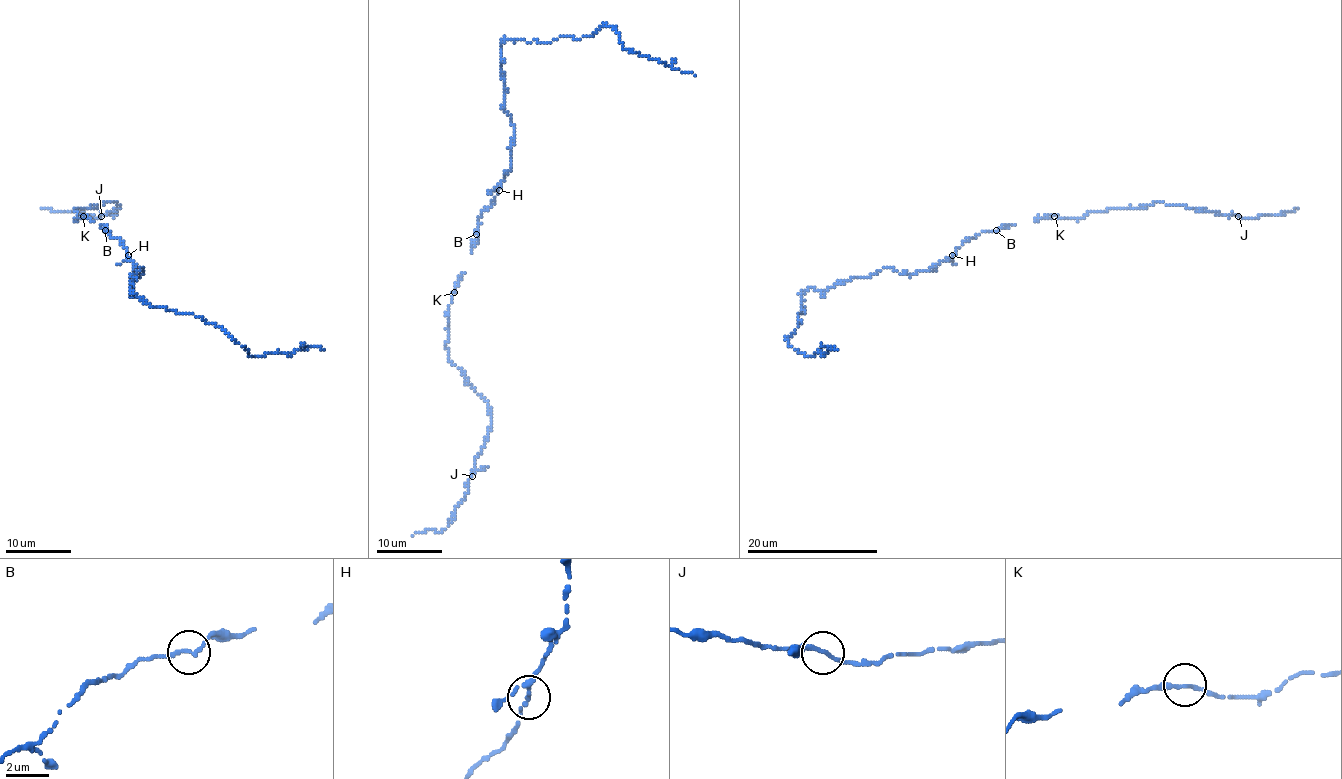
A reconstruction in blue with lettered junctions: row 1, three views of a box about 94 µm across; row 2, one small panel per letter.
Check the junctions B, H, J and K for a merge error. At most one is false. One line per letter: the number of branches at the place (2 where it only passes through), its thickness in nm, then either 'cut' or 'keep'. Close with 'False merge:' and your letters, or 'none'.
B: branches 2; calibre 180 nm; keep
H: branches 3; calibre 160 nm; keep
J: branches 3; calibre 170 nm; keep
K: branches 2; calibre 180 nm; keep
False merge: none

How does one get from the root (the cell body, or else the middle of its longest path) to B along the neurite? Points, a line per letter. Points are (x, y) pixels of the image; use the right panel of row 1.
B: (957, 249), (981, 232), (996, 230)

